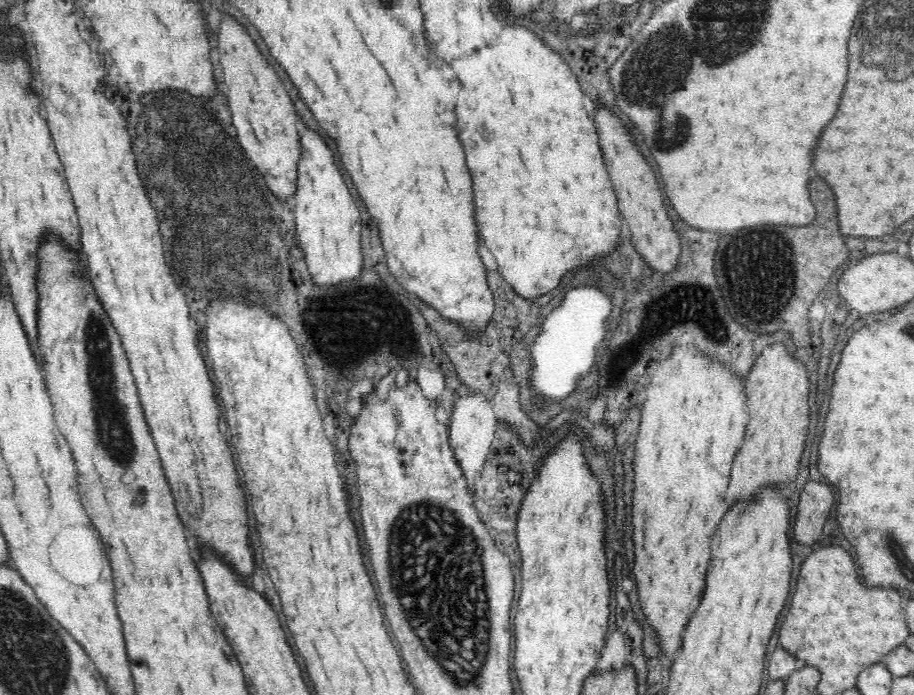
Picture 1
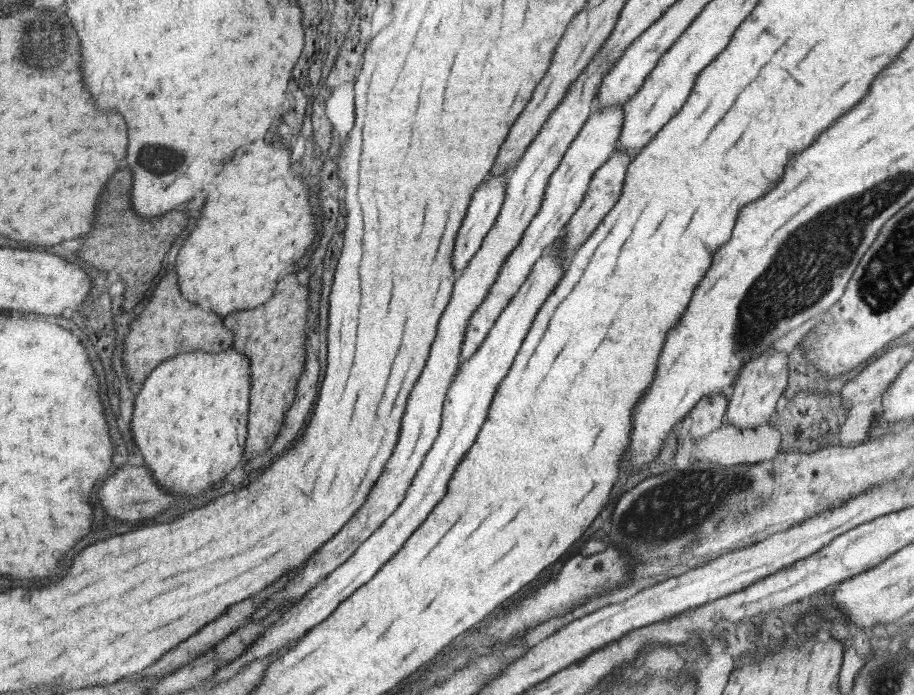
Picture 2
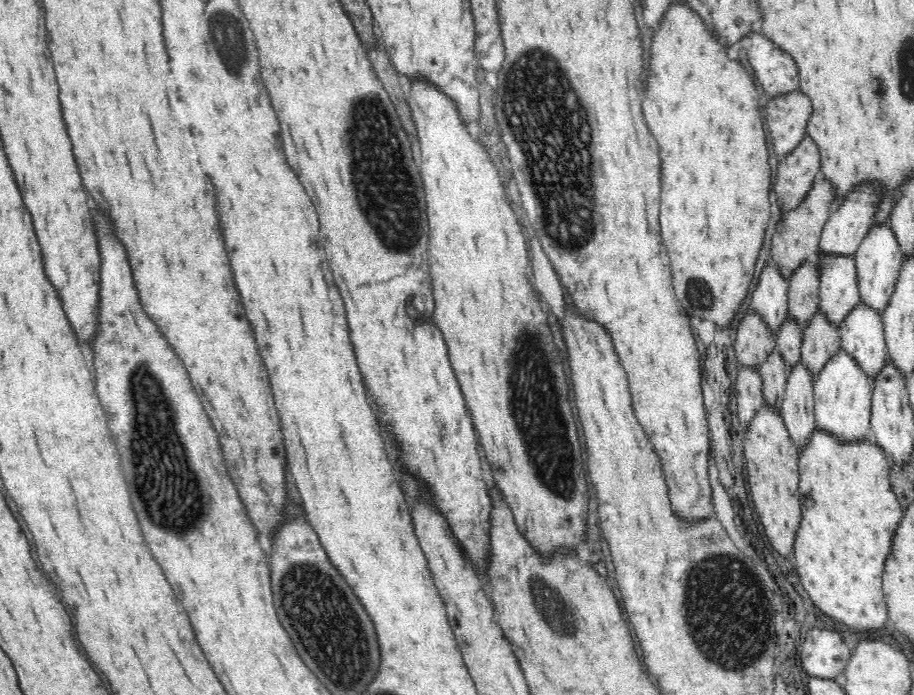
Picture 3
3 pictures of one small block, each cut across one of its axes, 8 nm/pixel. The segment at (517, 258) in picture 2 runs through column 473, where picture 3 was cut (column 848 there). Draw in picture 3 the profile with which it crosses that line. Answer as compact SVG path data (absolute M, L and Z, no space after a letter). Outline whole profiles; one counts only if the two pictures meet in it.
M860 300L839 324L841 346L871 379L884 368L888 351L882 313Z

